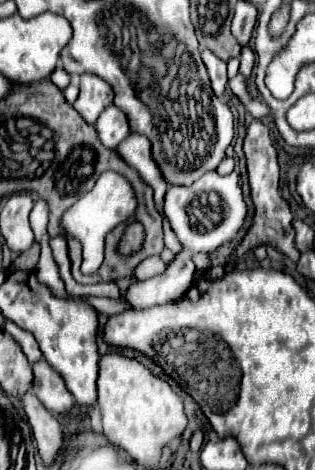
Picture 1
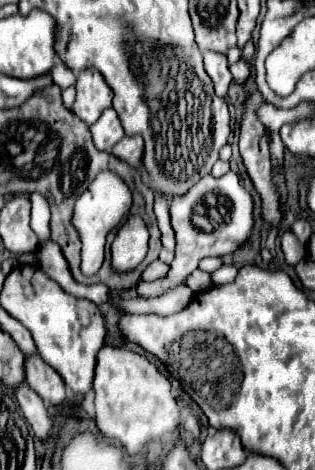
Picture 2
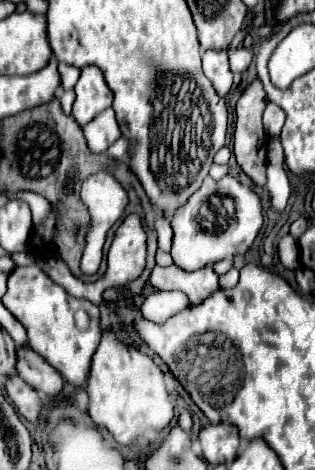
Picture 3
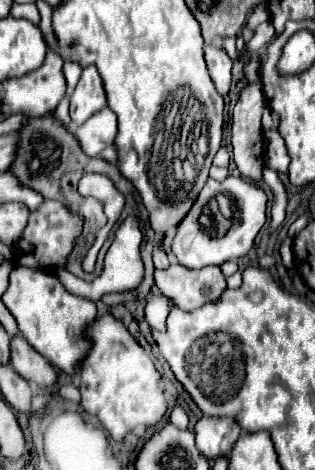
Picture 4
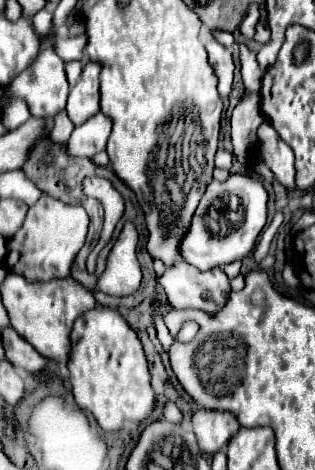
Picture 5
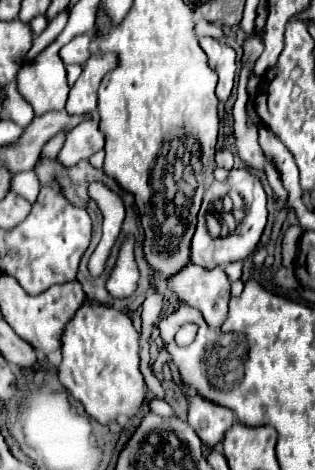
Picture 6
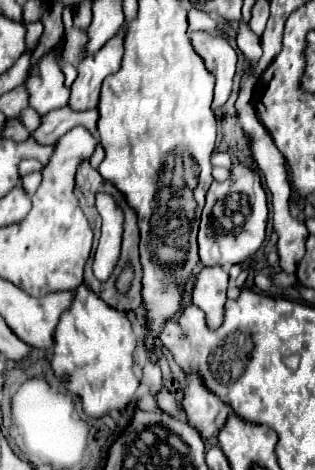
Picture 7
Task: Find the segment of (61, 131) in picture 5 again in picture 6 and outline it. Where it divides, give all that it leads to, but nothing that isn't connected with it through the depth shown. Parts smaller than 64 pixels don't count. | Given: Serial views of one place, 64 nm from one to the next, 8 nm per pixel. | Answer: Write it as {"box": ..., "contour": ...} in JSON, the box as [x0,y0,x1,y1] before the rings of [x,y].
{"box":[42,132,68,156],"contour":[[[58,132],[46,146],[44,146],[44,150],[42,150],[42,156],[56,156],[58,152],[60,152],[60,148],[64,146],[64,136],[66,136],[68,132]]]}

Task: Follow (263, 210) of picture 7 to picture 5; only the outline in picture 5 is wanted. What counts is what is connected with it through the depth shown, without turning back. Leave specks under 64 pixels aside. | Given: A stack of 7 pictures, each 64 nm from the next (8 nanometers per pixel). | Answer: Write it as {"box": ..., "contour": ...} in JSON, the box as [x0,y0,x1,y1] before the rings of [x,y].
{"box":[180,174,266,270],"contour":[[[246,174],[228,176],[228,180],[212,180],[192,216],[188,232],[180,242],[180,256],[198,270],[226,266],[252,252],[258,234],[266,224],[266,190],[258,178]]]}

